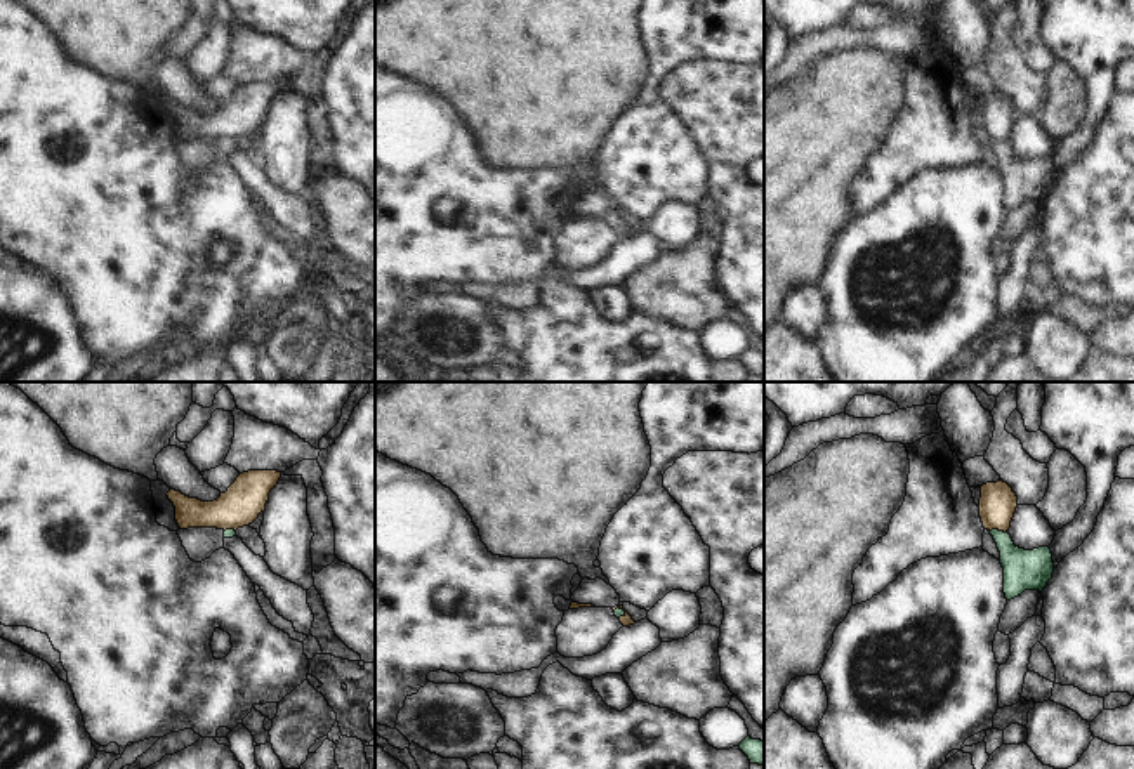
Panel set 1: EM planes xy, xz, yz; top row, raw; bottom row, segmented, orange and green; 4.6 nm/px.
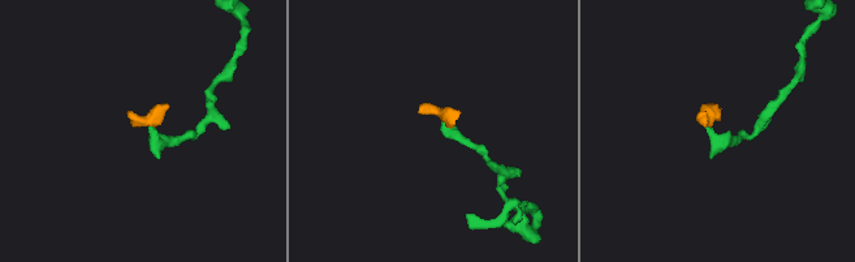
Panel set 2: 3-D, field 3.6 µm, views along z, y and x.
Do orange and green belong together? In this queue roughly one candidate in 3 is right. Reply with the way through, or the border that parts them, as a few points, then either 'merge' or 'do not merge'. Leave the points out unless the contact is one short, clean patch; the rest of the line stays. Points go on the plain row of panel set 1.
border along yz (990, 141), (1004, 144); do not merge

